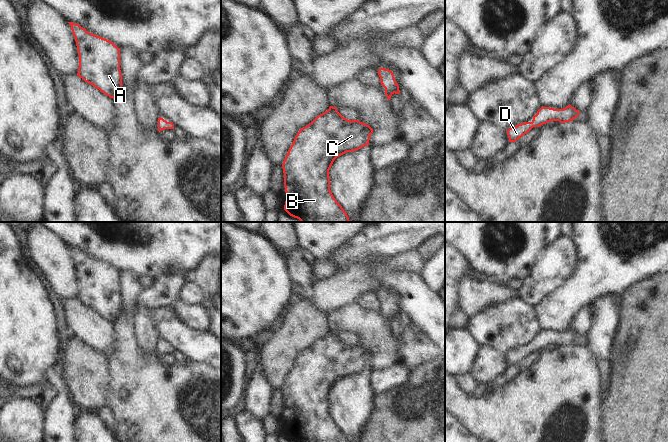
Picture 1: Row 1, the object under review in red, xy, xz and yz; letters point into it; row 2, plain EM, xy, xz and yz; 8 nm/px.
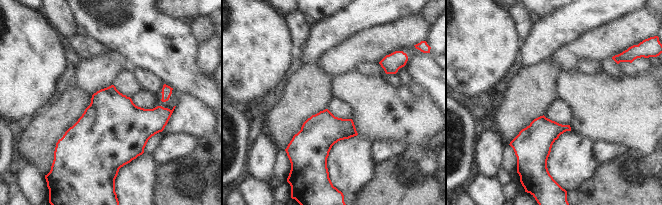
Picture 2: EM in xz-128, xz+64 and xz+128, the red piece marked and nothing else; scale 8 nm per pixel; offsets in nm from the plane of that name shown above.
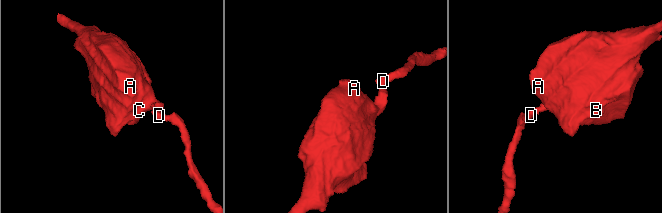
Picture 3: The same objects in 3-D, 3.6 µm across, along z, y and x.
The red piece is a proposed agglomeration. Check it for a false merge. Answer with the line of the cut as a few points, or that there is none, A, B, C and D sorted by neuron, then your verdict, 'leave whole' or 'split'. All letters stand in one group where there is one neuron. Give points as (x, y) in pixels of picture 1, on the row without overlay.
cut none; groups A B C D; leave whole

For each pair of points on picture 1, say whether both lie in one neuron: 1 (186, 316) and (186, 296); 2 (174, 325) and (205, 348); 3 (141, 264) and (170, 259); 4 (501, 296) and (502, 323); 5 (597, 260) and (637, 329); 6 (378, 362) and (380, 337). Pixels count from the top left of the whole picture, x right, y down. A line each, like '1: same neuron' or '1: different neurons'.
1: different neurons
2: same neuron
3: same neuron
4: different neurons
5: different neurons
6: same neuron

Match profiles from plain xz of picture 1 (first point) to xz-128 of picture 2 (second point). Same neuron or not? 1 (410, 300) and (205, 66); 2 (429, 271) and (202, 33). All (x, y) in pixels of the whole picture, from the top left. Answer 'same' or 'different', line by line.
1: different
2: different

